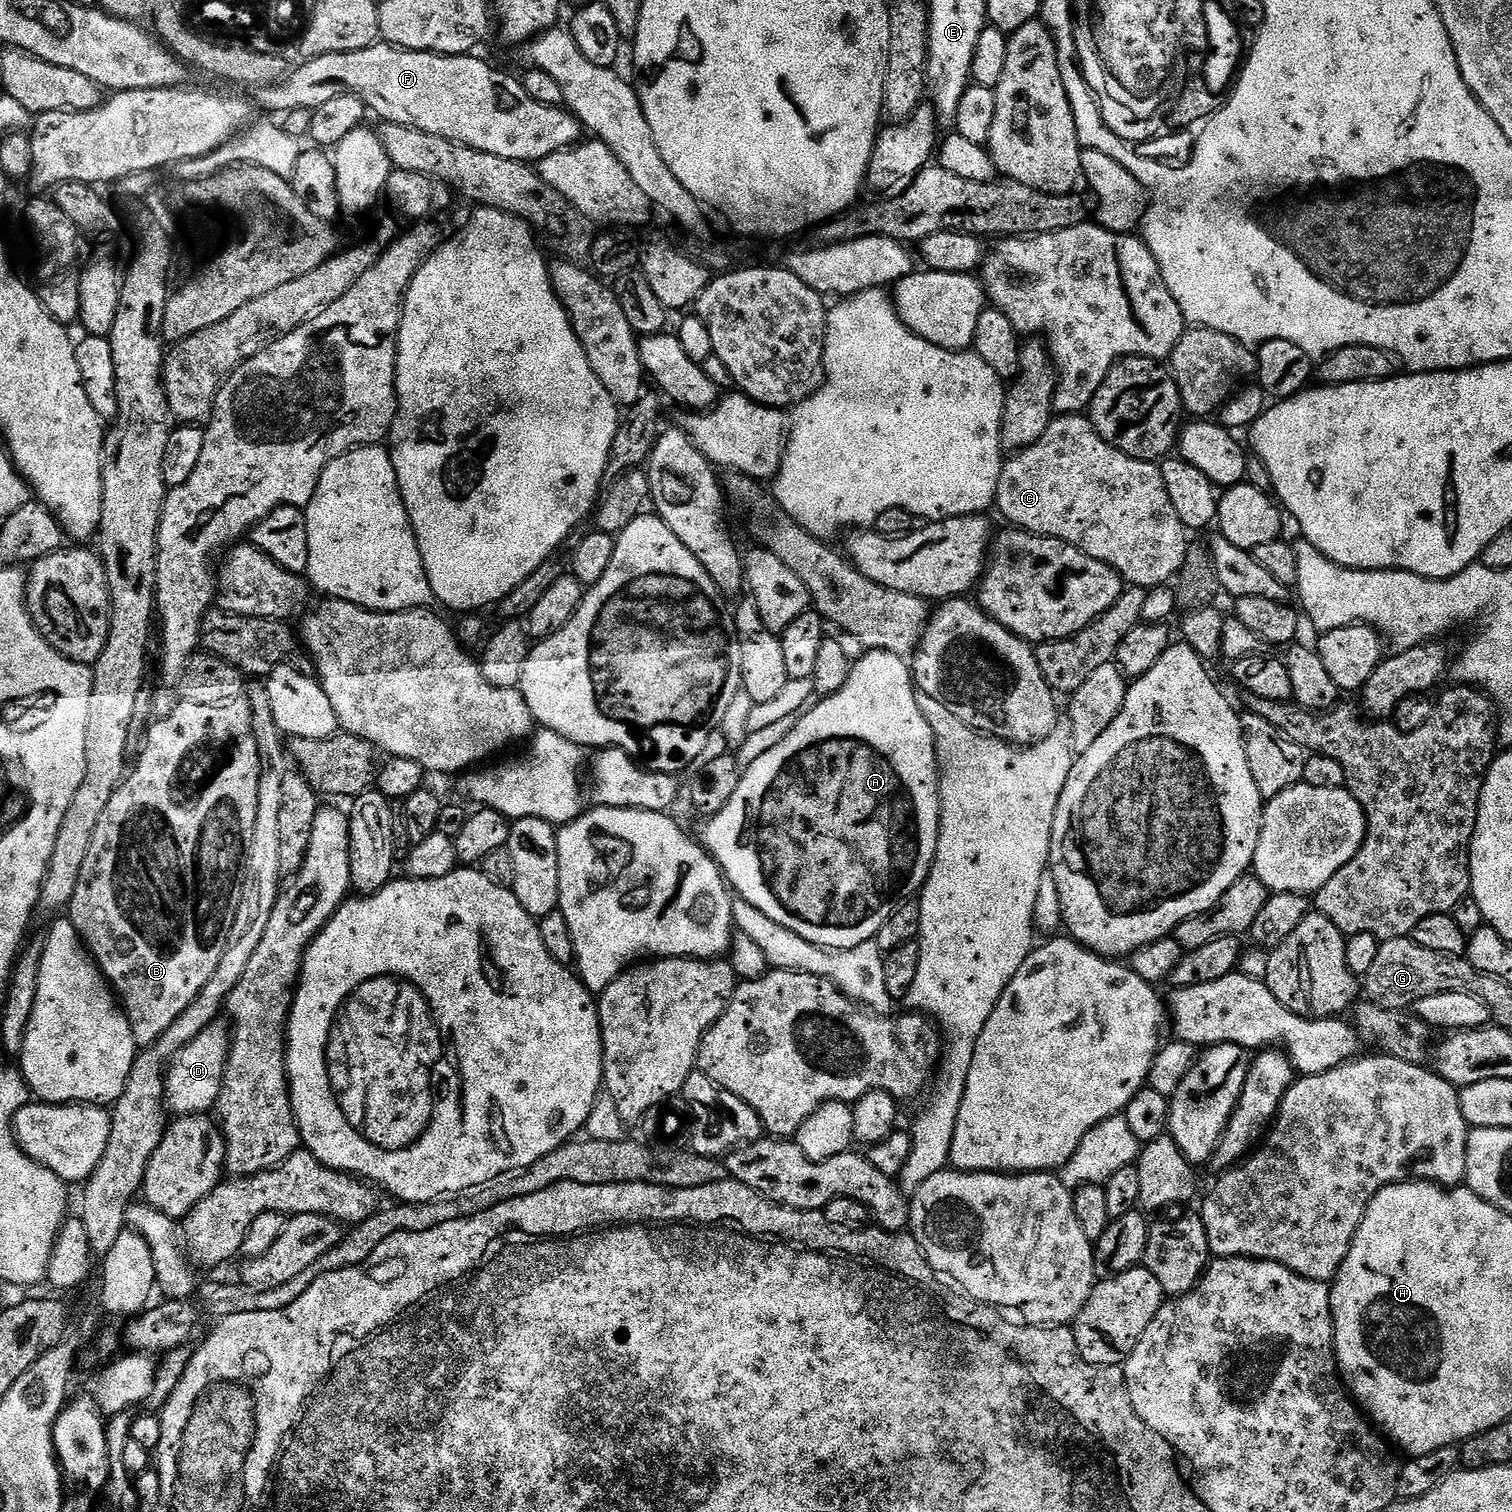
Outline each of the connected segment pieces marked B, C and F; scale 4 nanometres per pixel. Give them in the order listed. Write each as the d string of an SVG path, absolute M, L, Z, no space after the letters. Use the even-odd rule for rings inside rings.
M241 698L229 704L224 704L220 708L215 708L214 706L194 706L193 704L180 702L173 707L172 712L168 716L159 717L155 722L157 724L149 730L148 737L144 740L144 749L140 752L140 761L137 764L135 761L134 767L125 775L124 783L114 790L114 798L110 798L110 803L106 806L105 812L102 813L102 818L98 818L98 827L94 830L94 842L90 842L90 850L86 853L86 862L82 865L82 874L78 878L78 887L74 889L74 898L66 909L67 919L72 921L74 930L78 930L80 941L92 953L92 957L96 959L96 964L100 971L104 973L104 979L108 981L113 993L118 997L125 1014L128 1015L130 1030L134 1034L134 1042L137 1049L140 1050L151 1048L153 1044L158 1042L158 1038L162 1038L162 1034L166 1034L166 1030L170 1030L170 1026L174 1026L174 1022L178 1022L180 1015L198 998L198 994L204 989L206 982L210 982L210 978L214 978L214 970L218 970L218 962L222 962L222 954L226 950L226 942L230 938L230 926L234 926L234 914L236 913L235 895L238 891L240 869L244 867L244 857L248 851L248 839L250 834L254 834L254 818L258 816L258 774L260 773L258 742L254 738L254 726L252 725L252 715L250 714L250 706L247 699Z
M1060 414L1053 419L1052 425L1028 448L1023 448L1021 452L1009 455L1004 462L1004 469L998 478L998 490L996 491L995 507L1000 508L1002 515L1008 519L1009 525L1015 526L1025 532L1033 532L1036 536L1049 536L1058 538L1070 546L1085 552L1090 558L1110 566L1119 574L1125 585L1133 588L1162 588L1169 582L1175 581L1180 567L1184 565L1184 559L1188 556L1190 541L1189 533L1184 524L1178 518L1174 510L1174 505L1170 503L1170 494L1166 494L1166 482L1162 482L1162 474L1159 467L1150 460L1135 460L1134 457L1126 455L1122 450L1118 450L1113 444L1108 444L1098 434L1098 430L1092 425L1091 419L1084 414Z
M377 42L366 50L350 50L346 54L322 54L313 60L304 60L293 67L278 84L271 84L255 93L255 103L268 112L287 114L299 108L315 110L330 98L342 94L356 96L369 113L381 116L381 121L389 124L410 126L438 138L453 140L482 150L486 154L498 154L498 158L510 158L525 162L538 162L555 152L571 150L581 143L582 125L567 107L542 106L526 94L523 83L504 72L499 72L492 64L479 60L479 55L440 56L437 52L401 52L390 44Z

